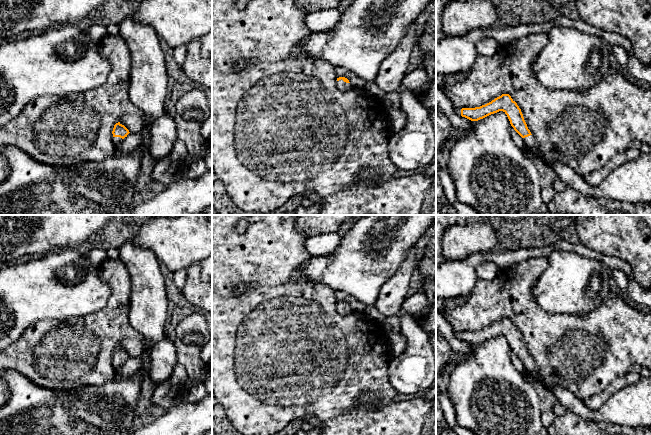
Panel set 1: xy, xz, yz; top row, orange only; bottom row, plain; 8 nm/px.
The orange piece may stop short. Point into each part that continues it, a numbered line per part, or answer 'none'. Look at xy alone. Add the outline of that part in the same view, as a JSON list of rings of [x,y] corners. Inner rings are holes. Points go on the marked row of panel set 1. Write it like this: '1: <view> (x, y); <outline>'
1: xy (117, 141); [[[113,137],[113,146],[114,146],[114,148],[117,149],[120,146],[122,141],[123,141],[123,139],[120,138],[120,137]]]

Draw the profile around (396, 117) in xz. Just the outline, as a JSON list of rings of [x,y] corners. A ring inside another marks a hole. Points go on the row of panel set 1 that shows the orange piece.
[[[386,106],[389,129],[395,133],[400,131],[406,122],[406,115],[401,107]]]

